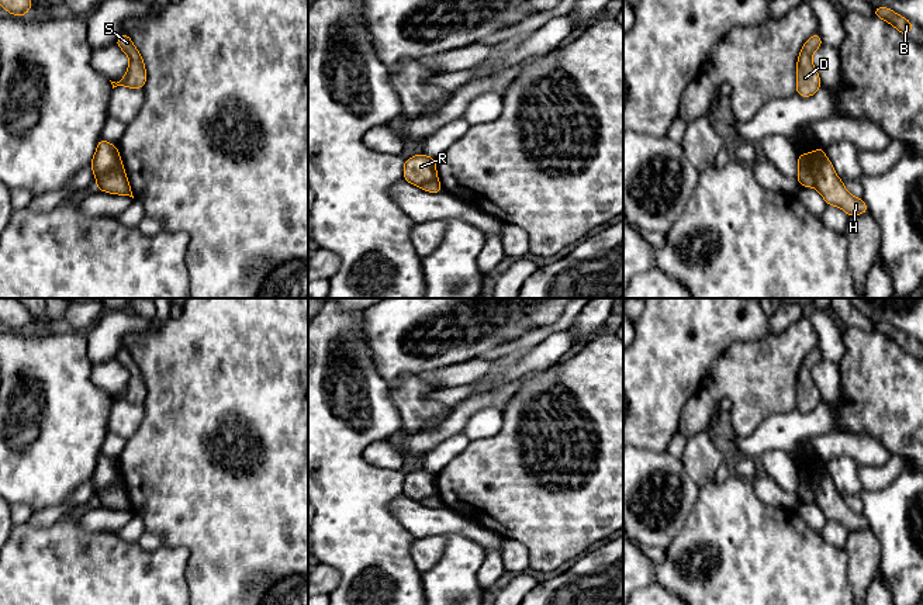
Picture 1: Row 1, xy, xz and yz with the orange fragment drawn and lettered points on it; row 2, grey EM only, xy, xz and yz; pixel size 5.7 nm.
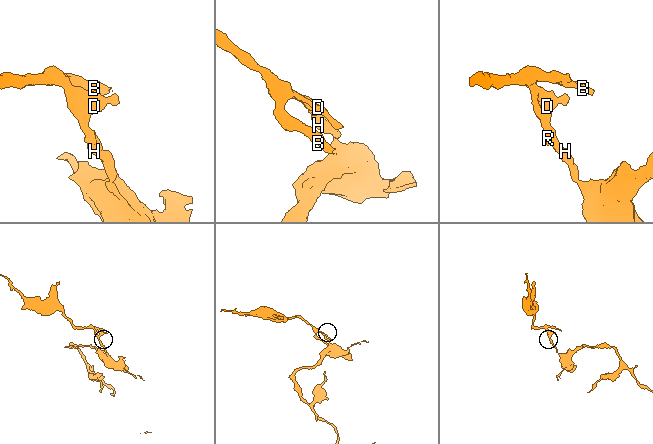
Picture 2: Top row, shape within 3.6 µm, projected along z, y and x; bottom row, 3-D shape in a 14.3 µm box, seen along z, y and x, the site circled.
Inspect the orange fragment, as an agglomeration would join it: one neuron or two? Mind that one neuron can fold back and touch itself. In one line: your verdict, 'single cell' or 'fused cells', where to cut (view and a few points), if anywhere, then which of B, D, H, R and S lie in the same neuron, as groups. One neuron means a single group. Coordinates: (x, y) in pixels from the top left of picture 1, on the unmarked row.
fused cells | yz (825, 472), (813, 501) | B D R S / H

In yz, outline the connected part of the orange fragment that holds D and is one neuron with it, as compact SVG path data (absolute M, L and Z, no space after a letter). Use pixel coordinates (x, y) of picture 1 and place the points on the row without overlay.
M815 348L802 362L796 378L796 409L813 411L822 401L820 393L812 378L813 367L822 362L820 350Z

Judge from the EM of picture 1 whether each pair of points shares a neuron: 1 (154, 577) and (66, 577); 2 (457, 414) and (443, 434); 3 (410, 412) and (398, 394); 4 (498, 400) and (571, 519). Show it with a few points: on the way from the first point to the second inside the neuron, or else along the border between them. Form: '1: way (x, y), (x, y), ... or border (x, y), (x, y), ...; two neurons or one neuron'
1: way (132, 577), (87, 577); one neuron
2: way (457, 418), (448, 429); one neuron
3: way (410, 408), (403, 398); one neuron
4: border (525, 381), (501, 411); two neurons

